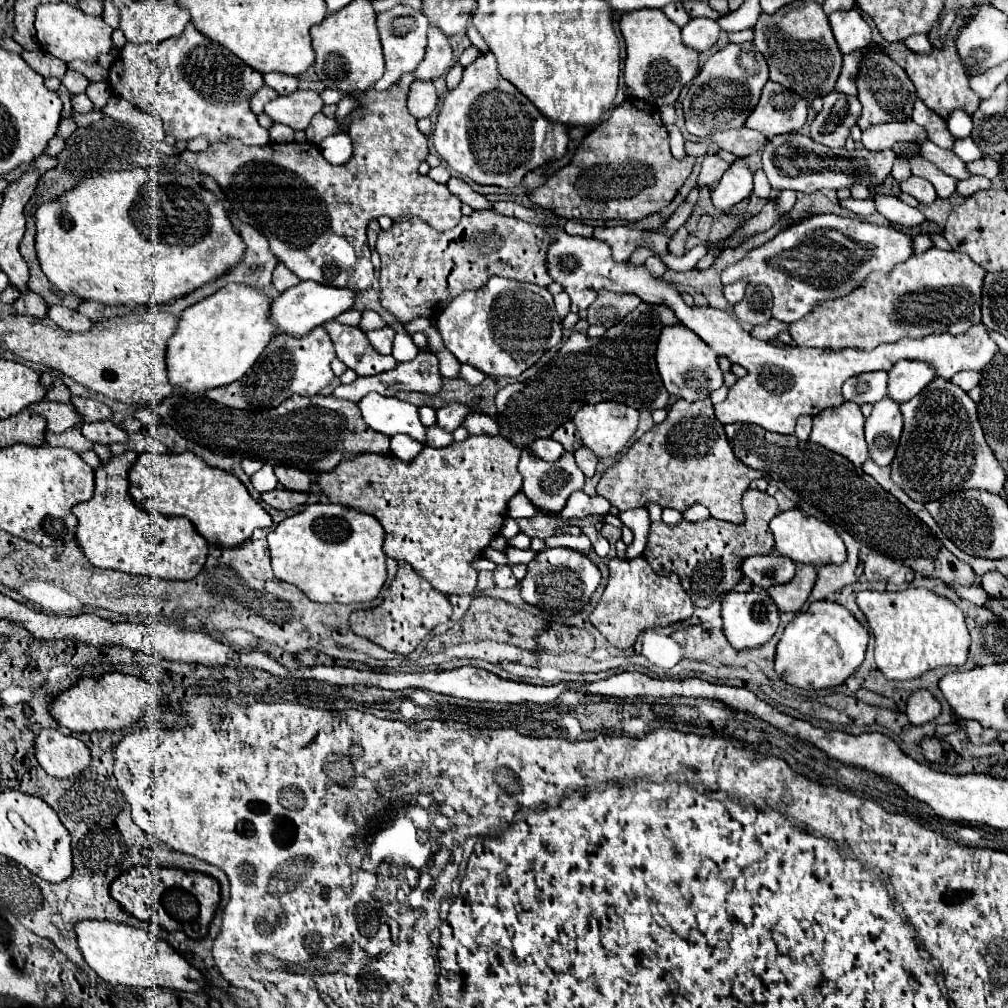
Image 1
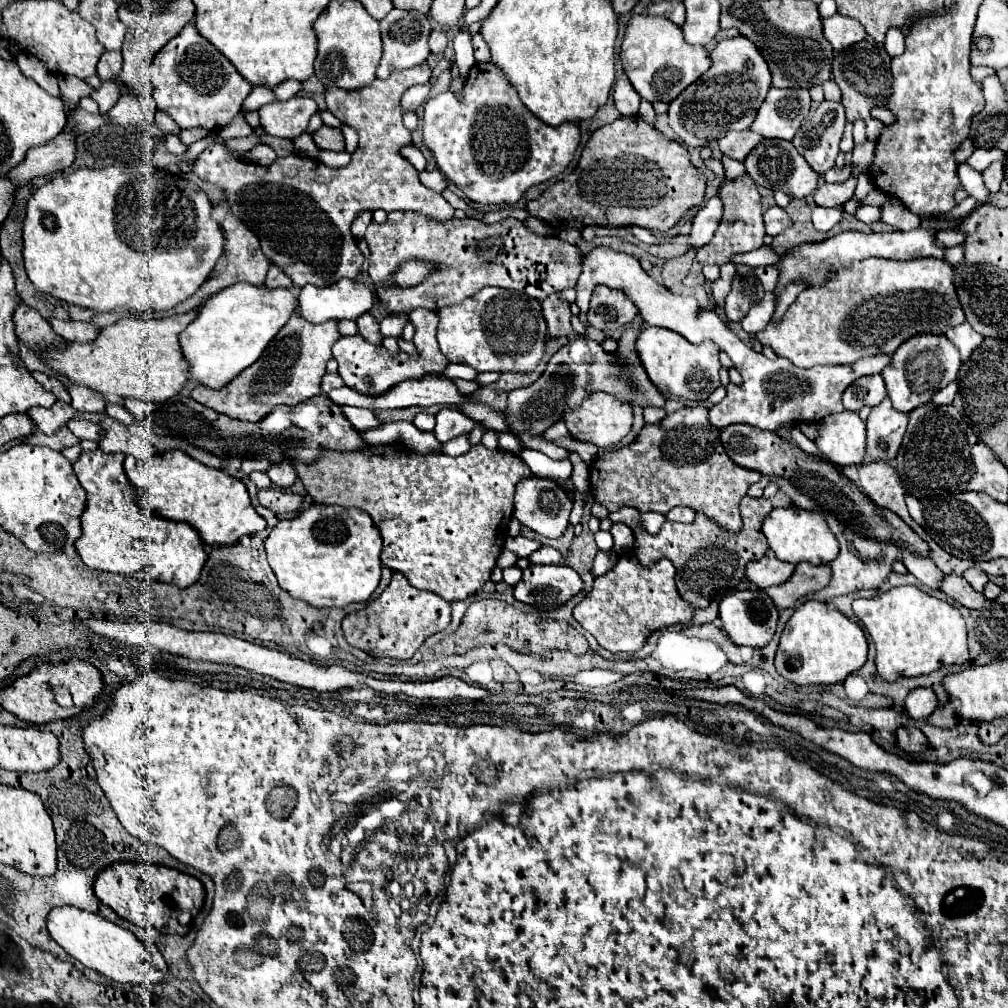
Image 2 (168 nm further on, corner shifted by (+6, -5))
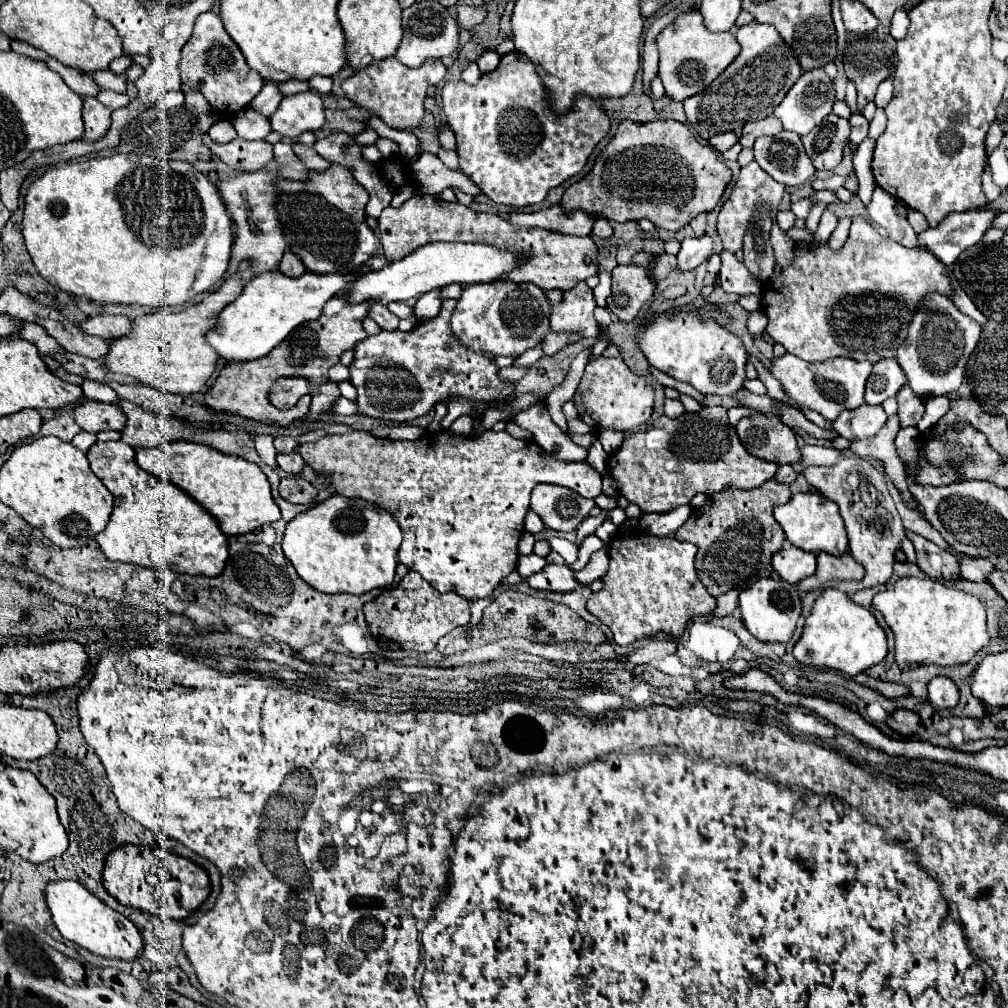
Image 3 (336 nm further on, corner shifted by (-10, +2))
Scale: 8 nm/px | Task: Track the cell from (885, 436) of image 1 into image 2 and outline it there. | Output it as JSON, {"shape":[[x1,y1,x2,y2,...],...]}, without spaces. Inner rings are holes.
{"shape":[[884,398,878,406,872,408,866,420,866,428,868,428,866,454,872,460,884,460,884,462,894,460,902,444,906,424,908,424,908,414,894,410,892,402]]}

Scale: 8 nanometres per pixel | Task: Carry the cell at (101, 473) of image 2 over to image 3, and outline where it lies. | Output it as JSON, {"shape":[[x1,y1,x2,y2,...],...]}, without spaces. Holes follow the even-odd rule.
{"shape":[[96,441,86,455,96,477,100,477,100,481,114,495,114,509,110,521,106,529,96,535,100,549,110,561,124,561,150,569,172,569,176,573,206,577,218,577,222,573,228,559,228,541,226,535,220,531,216,519,200,503,196,503,180,487,142,471,134,461,134,449,122,441]]}

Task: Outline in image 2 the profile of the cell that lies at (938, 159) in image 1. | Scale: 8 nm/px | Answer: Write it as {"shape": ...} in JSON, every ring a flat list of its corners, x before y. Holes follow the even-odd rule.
{"shape":[[958,164,958,180,960,180,960,188,968,192,968,196,976,198,980,204,984,204,988,200,988,190,982,182,980,172,976,172,974,168,970,168,968,164]]}

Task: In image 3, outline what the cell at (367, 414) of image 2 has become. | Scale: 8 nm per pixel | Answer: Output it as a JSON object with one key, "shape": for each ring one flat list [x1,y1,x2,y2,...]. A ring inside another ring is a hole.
{"shape":[[338,397,338,401,332,405,332,409,328,413,332,413,332,415,354,415,356,413,356,403,348,401,344,397]]}

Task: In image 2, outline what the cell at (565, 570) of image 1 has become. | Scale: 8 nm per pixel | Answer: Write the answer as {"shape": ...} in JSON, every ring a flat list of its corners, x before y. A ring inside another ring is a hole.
{"shape":[[540,564,540,566,528,566,522,574,522,580,514,586,514,598,530,604,538,610,556,610,564,606,572,596,576,596,584,588,584,582,580,574,564,564]]}

